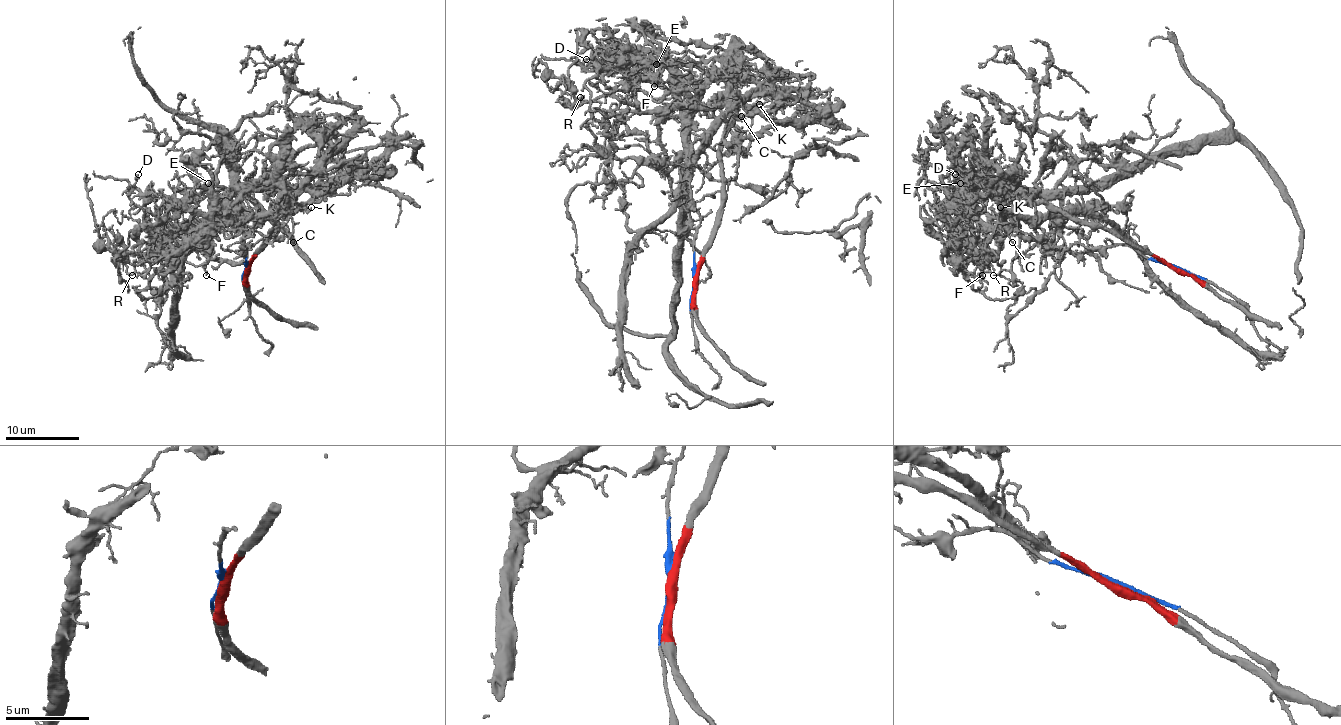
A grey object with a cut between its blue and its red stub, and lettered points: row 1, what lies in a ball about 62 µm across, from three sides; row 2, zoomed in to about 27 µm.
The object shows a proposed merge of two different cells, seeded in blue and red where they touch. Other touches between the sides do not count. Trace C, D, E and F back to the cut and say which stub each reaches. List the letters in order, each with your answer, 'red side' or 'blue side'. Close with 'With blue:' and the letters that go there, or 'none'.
C: blue side
D: red side
E: red side
F: red side
With blue: C

